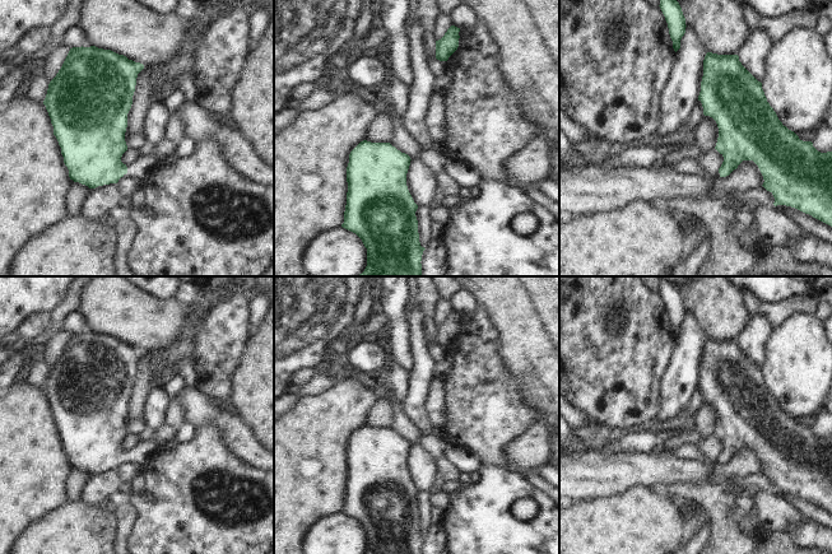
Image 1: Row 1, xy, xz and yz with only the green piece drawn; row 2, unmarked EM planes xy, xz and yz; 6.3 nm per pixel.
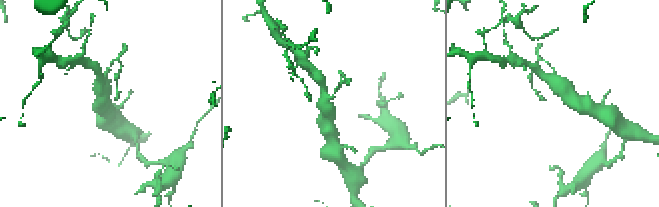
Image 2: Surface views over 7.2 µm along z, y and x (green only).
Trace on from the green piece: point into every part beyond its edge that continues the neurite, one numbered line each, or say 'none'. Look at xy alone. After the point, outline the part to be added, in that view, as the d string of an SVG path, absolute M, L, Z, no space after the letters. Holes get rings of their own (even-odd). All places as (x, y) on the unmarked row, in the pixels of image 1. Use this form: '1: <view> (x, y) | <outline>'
1: xy (138, 454) | M153 439L140 441L136 446L126 451L127 458L124 462L136 462L141 467L147 457L158 448Z

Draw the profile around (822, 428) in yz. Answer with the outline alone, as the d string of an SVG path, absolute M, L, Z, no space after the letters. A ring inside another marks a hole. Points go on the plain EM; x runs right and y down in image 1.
M826 409L819 413L817 415L815 424L812 428L813 432L821 438L832 437L832 411Z

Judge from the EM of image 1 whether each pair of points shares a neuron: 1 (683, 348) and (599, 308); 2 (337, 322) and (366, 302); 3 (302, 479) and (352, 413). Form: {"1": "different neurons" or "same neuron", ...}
{"1": "different neurons", "2": "different neurons", "3": "same neuron"}

